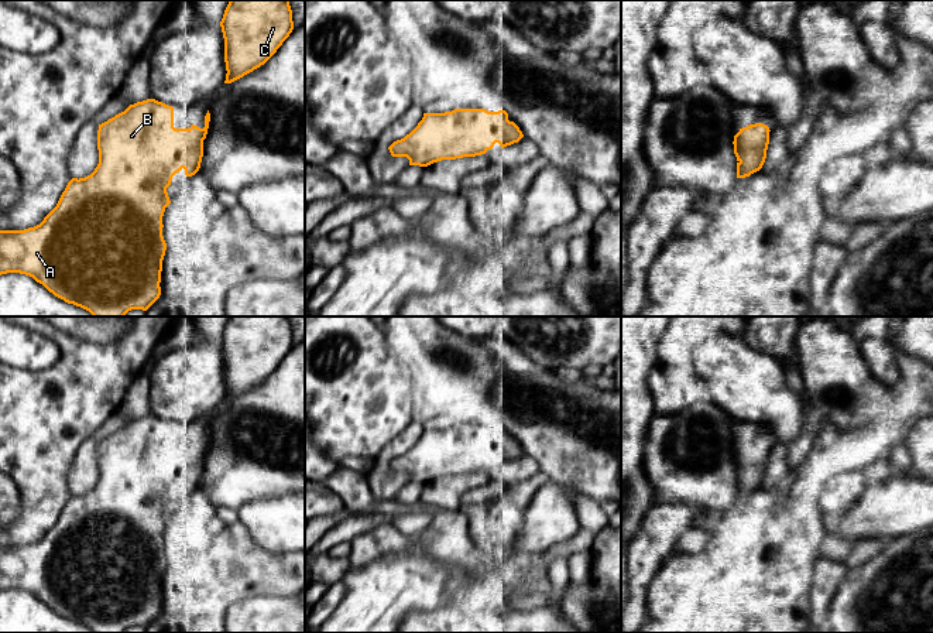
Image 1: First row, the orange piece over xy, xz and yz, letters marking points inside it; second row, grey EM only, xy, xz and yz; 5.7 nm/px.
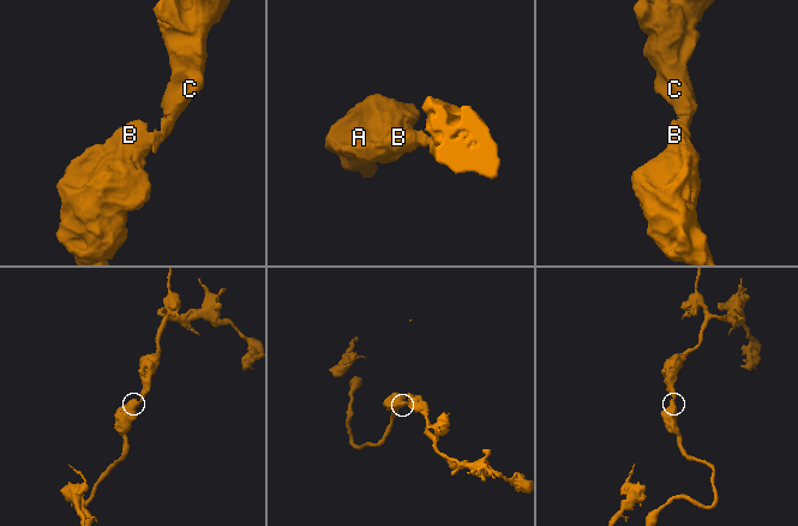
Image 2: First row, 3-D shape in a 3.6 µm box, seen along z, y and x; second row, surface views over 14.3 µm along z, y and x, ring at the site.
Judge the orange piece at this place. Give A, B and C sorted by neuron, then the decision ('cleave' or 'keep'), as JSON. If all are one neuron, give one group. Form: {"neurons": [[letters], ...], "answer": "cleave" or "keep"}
{"neurons": [["A", "B", "C"]], "answer": "keep"}

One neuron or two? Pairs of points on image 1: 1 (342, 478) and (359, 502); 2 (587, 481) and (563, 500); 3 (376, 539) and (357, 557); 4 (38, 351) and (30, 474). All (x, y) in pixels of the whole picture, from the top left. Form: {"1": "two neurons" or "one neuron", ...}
{"1": "one neuron", "2": "two neurons", "3": "one neuron", "4": "two neurons"}

